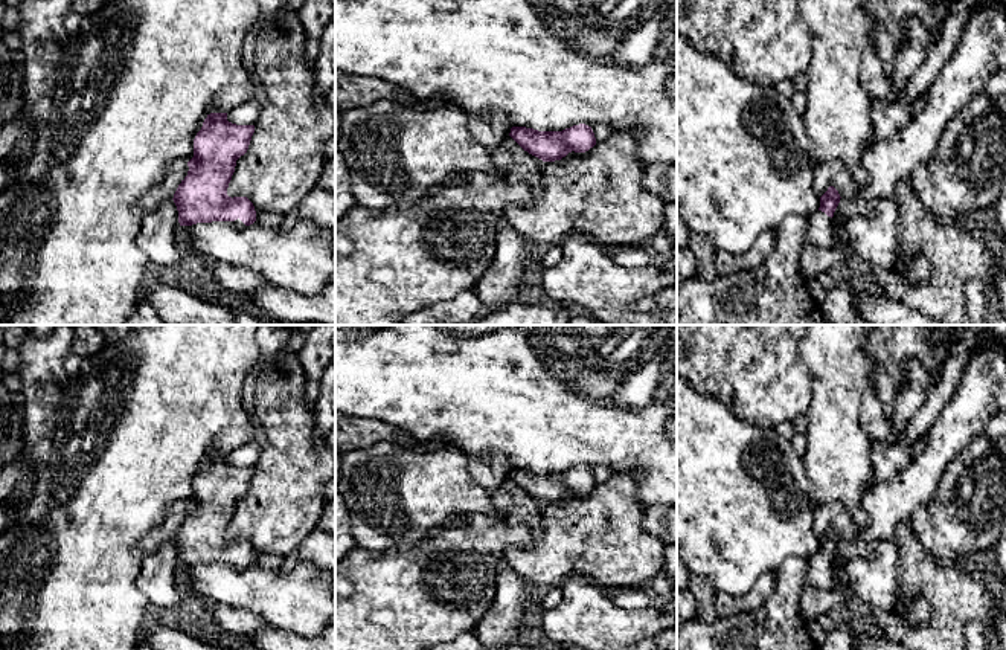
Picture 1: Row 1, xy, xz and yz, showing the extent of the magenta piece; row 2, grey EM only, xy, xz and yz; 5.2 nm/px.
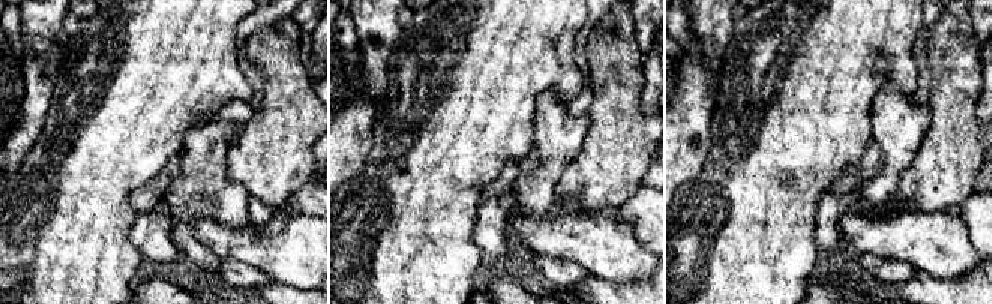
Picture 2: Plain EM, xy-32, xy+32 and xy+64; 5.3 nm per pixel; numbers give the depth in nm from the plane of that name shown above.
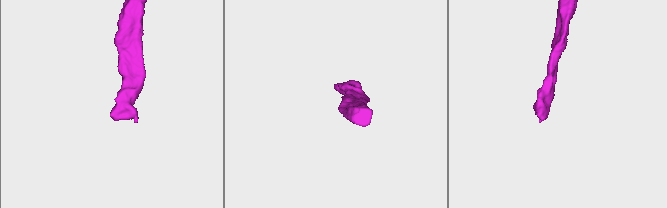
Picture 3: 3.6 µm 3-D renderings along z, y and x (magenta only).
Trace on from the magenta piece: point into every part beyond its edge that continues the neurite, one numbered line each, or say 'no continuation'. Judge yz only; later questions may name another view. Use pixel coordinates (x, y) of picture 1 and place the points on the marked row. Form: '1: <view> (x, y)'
1: yz (820, 232)

